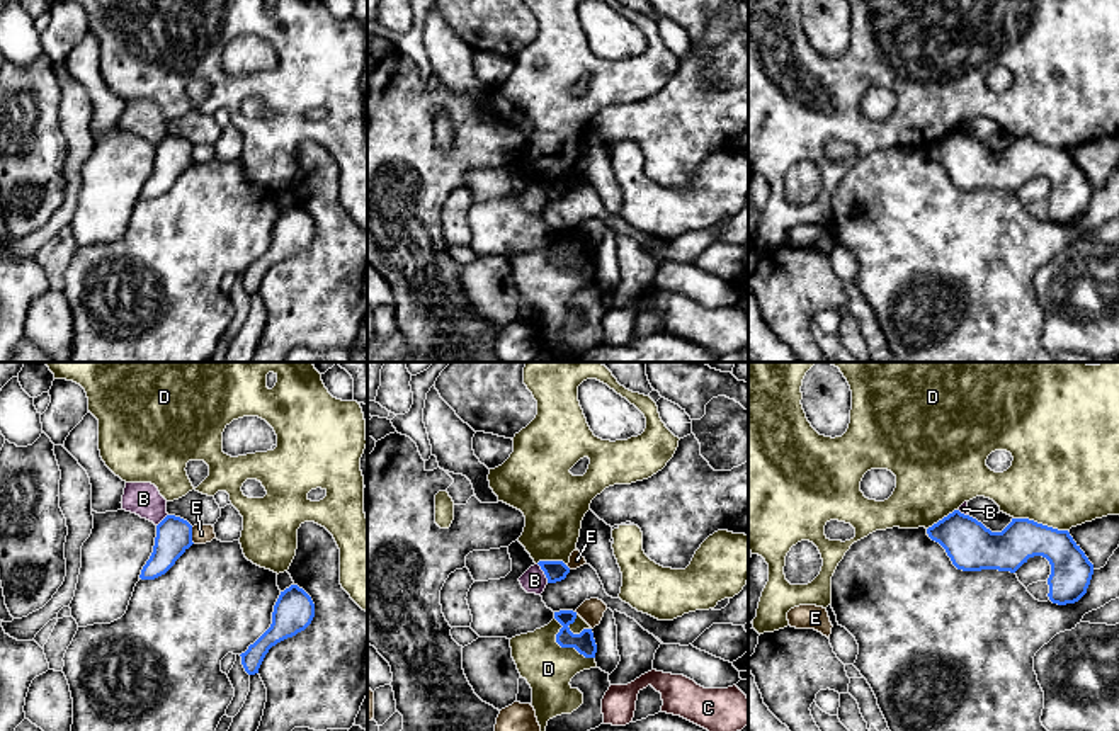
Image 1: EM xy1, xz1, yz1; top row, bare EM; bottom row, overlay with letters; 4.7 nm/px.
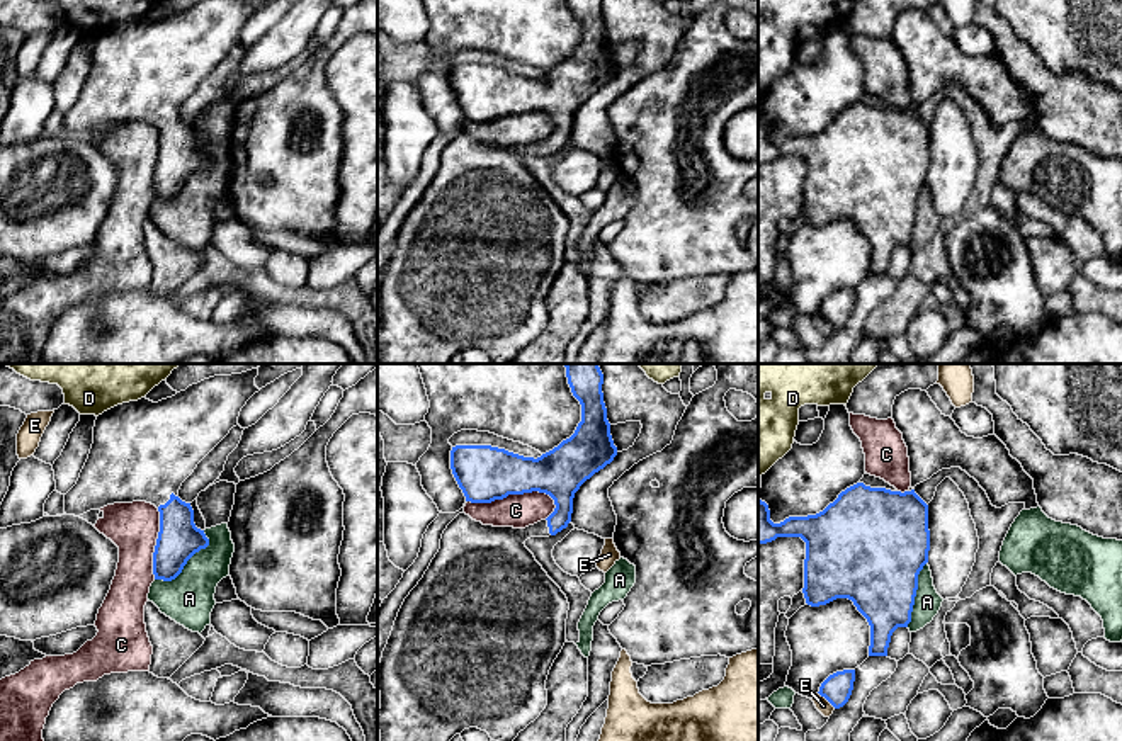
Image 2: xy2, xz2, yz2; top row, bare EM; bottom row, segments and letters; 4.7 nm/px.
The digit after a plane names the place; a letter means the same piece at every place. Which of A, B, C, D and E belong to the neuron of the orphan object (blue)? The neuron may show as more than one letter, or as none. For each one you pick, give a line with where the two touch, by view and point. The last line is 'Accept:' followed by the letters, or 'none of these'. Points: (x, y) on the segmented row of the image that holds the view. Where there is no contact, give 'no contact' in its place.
Accept: none of these

